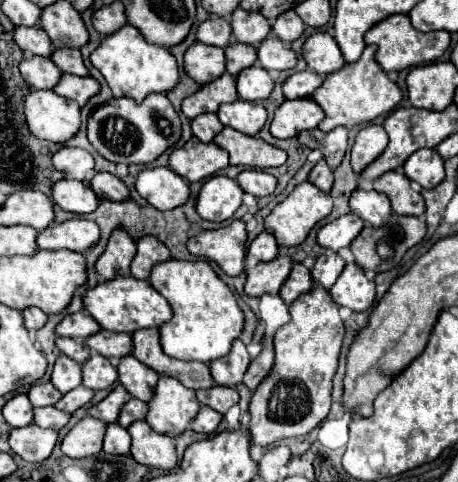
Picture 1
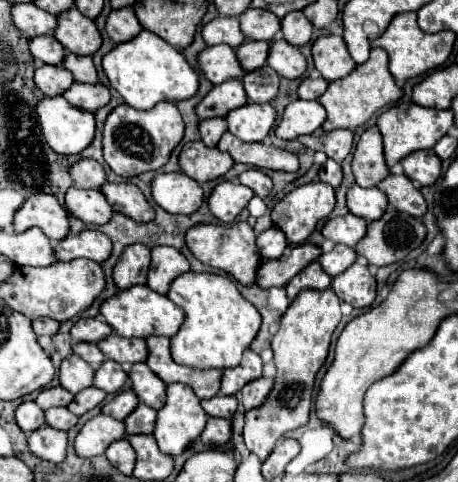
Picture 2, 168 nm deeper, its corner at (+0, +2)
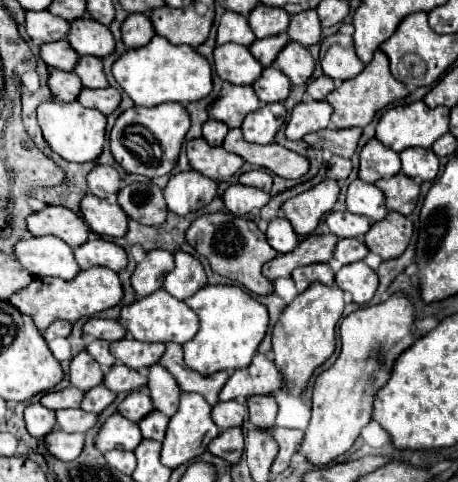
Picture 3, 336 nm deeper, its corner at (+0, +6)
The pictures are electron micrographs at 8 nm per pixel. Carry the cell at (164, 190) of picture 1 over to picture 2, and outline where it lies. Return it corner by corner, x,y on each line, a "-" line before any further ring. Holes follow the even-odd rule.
183,172
159,174
153,180
155,202
171,214
193,214
203,204
203,188

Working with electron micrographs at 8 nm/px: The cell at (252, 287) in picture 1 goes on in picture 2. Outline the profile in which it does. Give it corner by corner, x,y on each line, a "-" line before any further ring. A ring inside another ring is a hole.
307,242
295,246
291,252
287,252
277,260
263,260
257,272
257,286
259,288
285,286
297,272
301,272
319,256
321,256
321,246
313,246

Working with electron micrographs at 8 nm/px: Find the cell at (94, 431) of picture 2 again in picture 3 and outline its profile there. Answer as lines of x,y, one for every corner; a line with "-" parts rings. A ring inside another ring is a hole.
111,414
105,424
101,426
97,438
95,438
95,448
99,452
107,452
113,448
121,450
135,450
135,446
141,442
141,432
137,422
127,420
121,414

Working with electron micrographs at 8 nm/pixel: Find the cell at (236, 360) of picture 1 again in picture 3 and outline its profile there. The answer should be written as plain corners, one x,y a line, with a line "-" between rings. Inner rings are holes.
257,352
247,368
235,370
227,384
223,386
221,400
245,400
253,394
273,394
277,388
283,388
283,378
277,366

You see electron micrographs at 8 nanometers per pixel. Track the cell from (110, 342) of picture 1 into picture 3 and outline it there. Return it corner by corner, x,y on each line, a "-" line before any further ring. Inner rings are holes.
121,338
117,342
111,342
109,350
125,366
139,370
157,364
161,354
165,352
165,346
157,342
137,342
135,338

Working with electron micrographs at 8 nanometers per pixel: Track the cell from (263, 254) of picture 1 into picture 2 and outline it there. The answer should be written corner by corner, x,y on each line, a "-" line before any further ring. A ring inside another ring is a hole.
271,226
269,230
265,230
263,234
257,236
257,248
265,260
281,258
285,254
287,246
289,246
289,240
277,226

